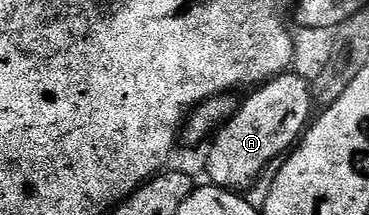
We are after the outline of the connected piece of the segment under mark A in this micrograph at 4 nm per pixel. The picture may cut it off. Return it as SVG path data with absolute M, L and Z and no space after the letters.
M294 72L278 74L266 82L254 87L247 99L242 99L238 110L217 130L210 139L211 147L207 150L207 178L206 181L223 190L236 192L246 191L246 186L270 164L271 161L282 159L298 143L302 133L312 121L313 99L310 88L305 80Z

